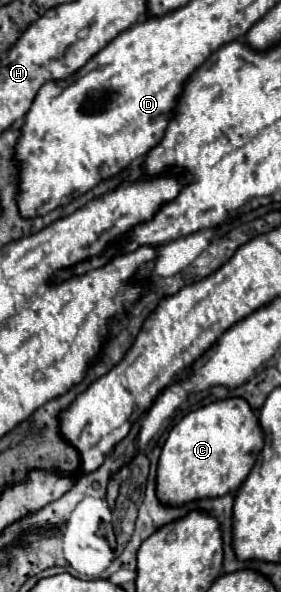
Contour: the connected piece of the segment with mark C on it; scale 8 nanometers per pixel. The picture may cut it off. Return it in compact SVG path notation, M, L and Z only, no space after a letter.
M243 397L213 401L199 407L171 429L163 445L157 471L157 497L169 505L183 505L195 499L233 493L249 475L263 445L265 433L257 413Z

